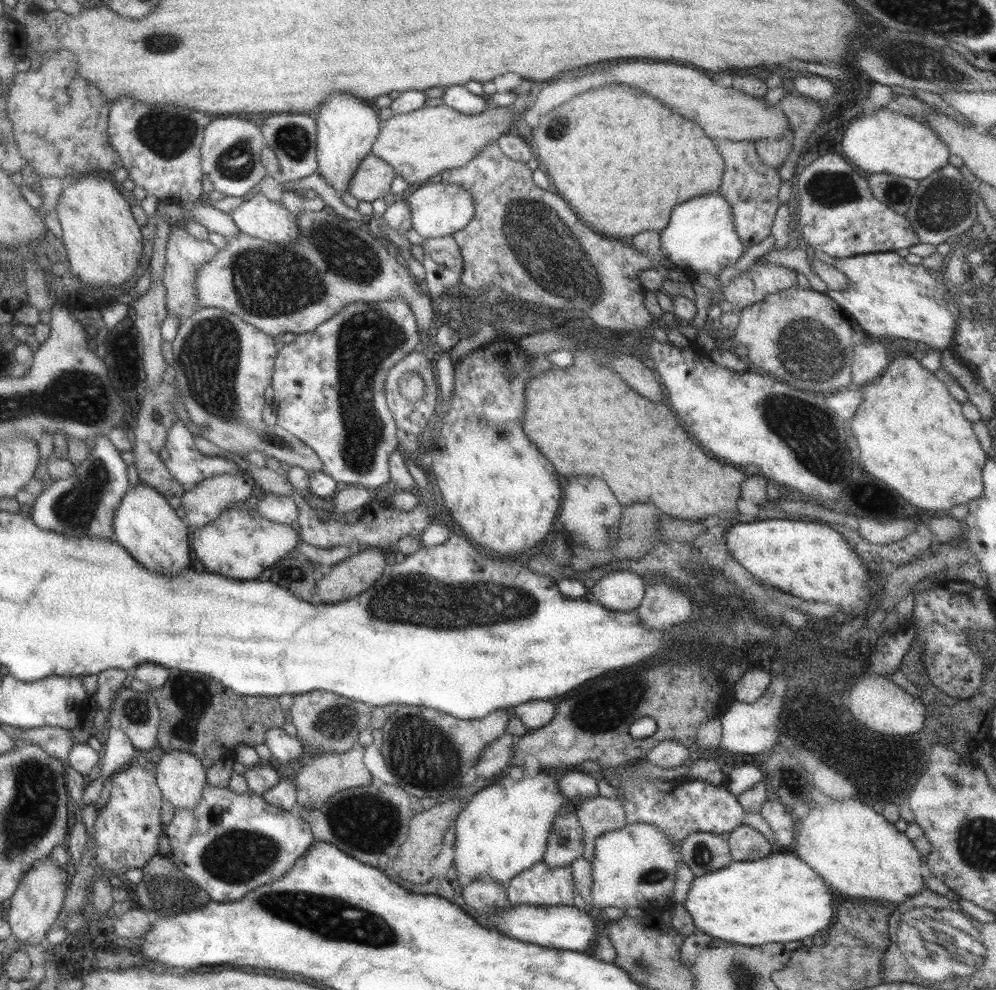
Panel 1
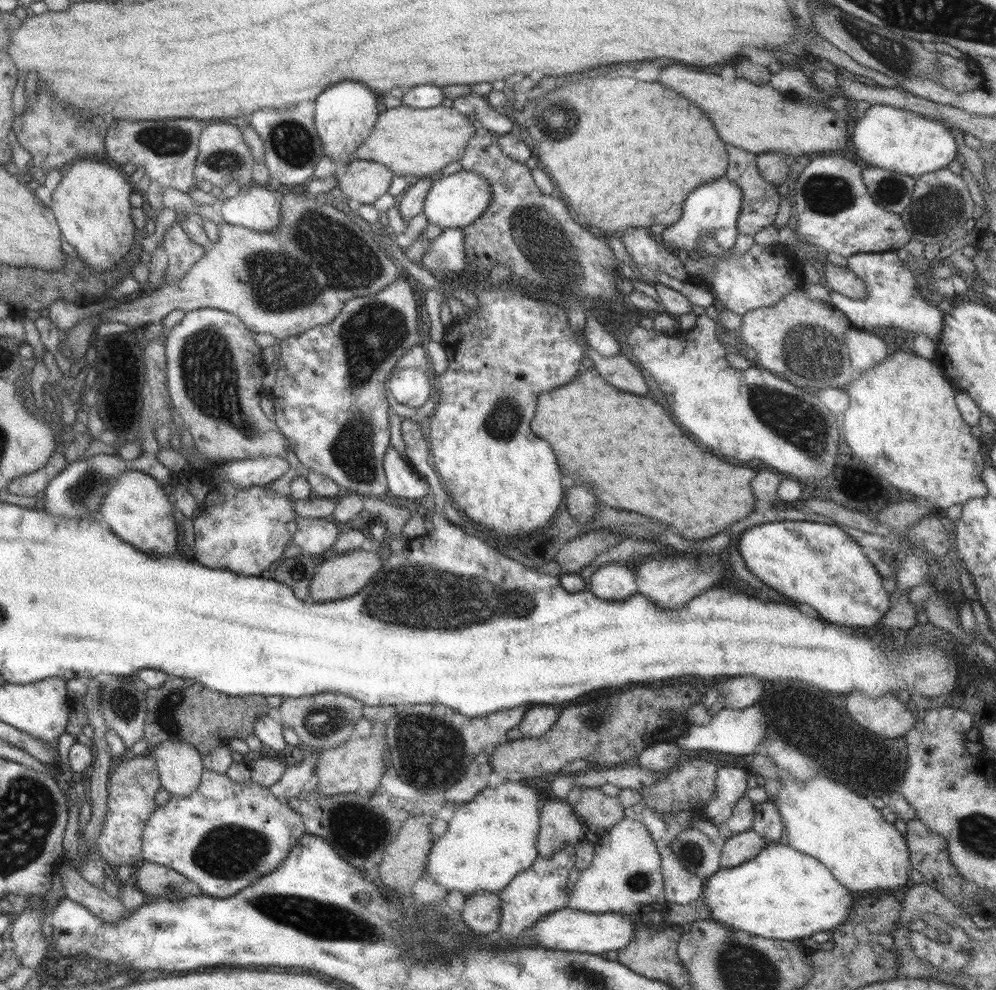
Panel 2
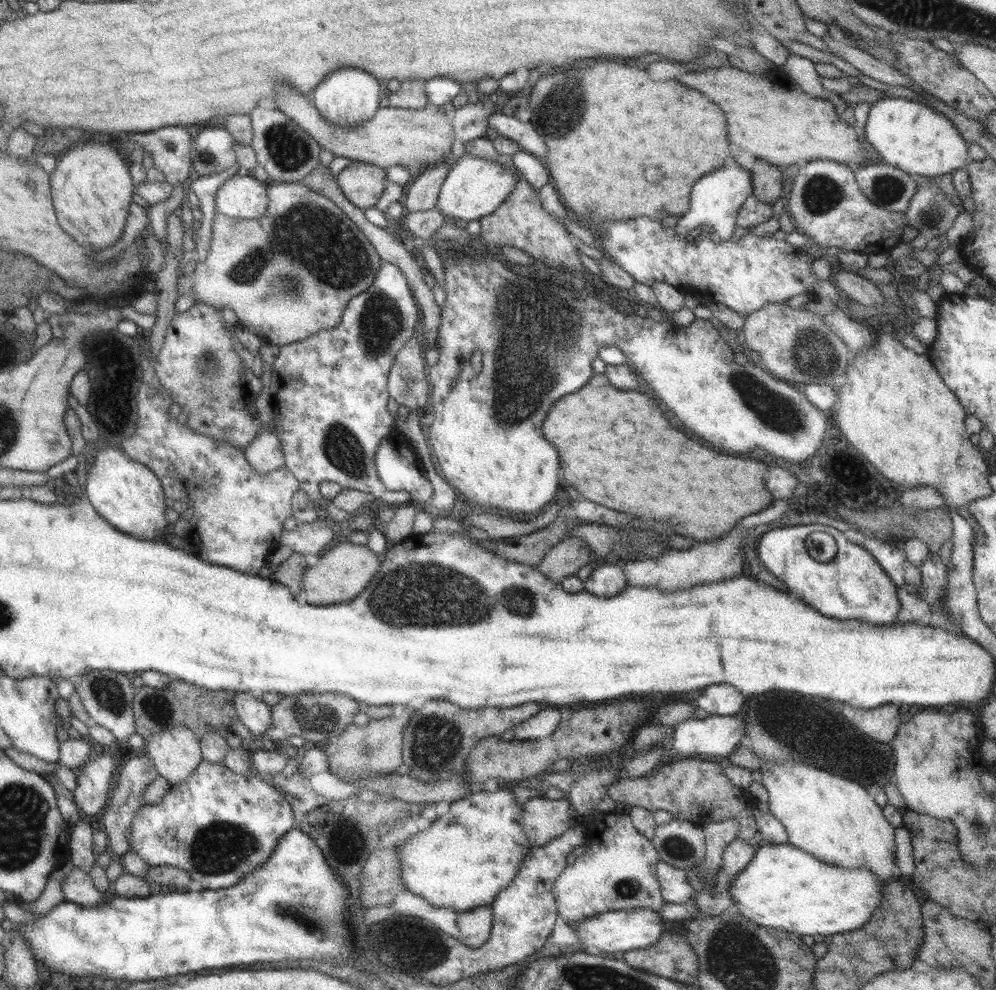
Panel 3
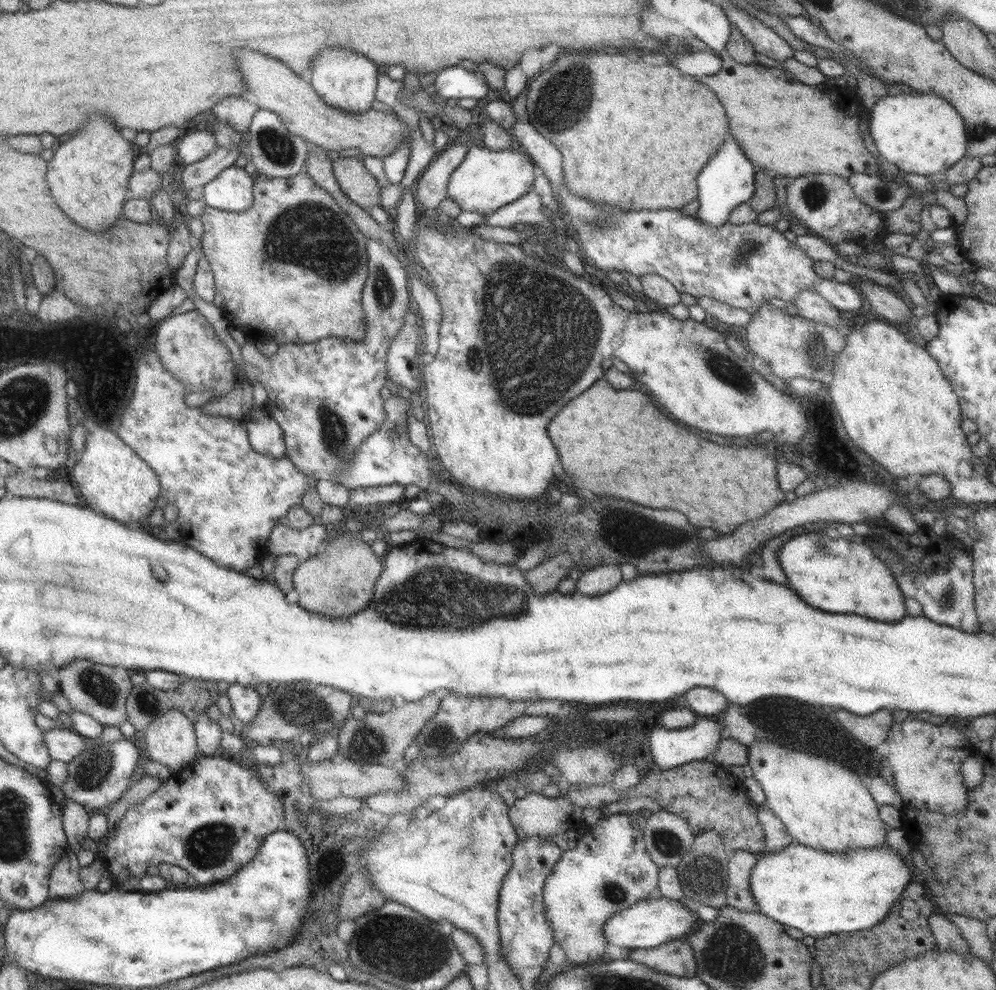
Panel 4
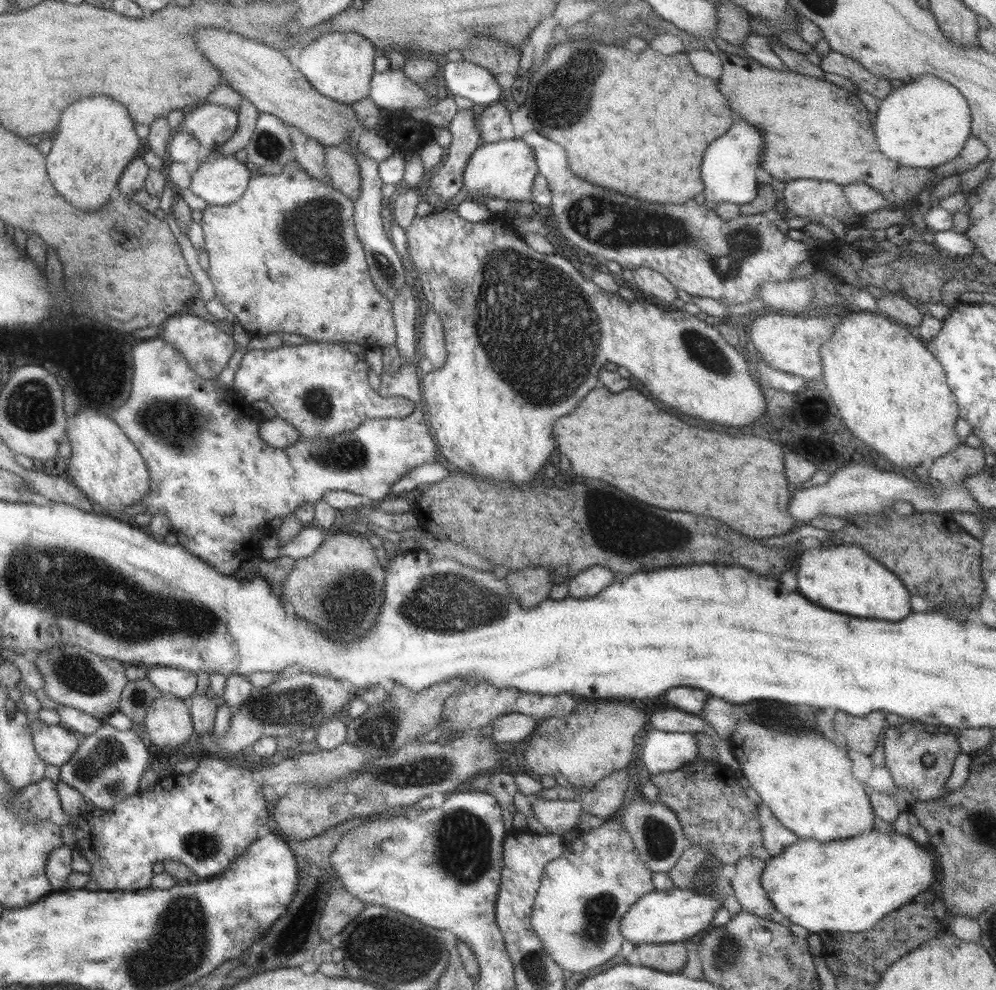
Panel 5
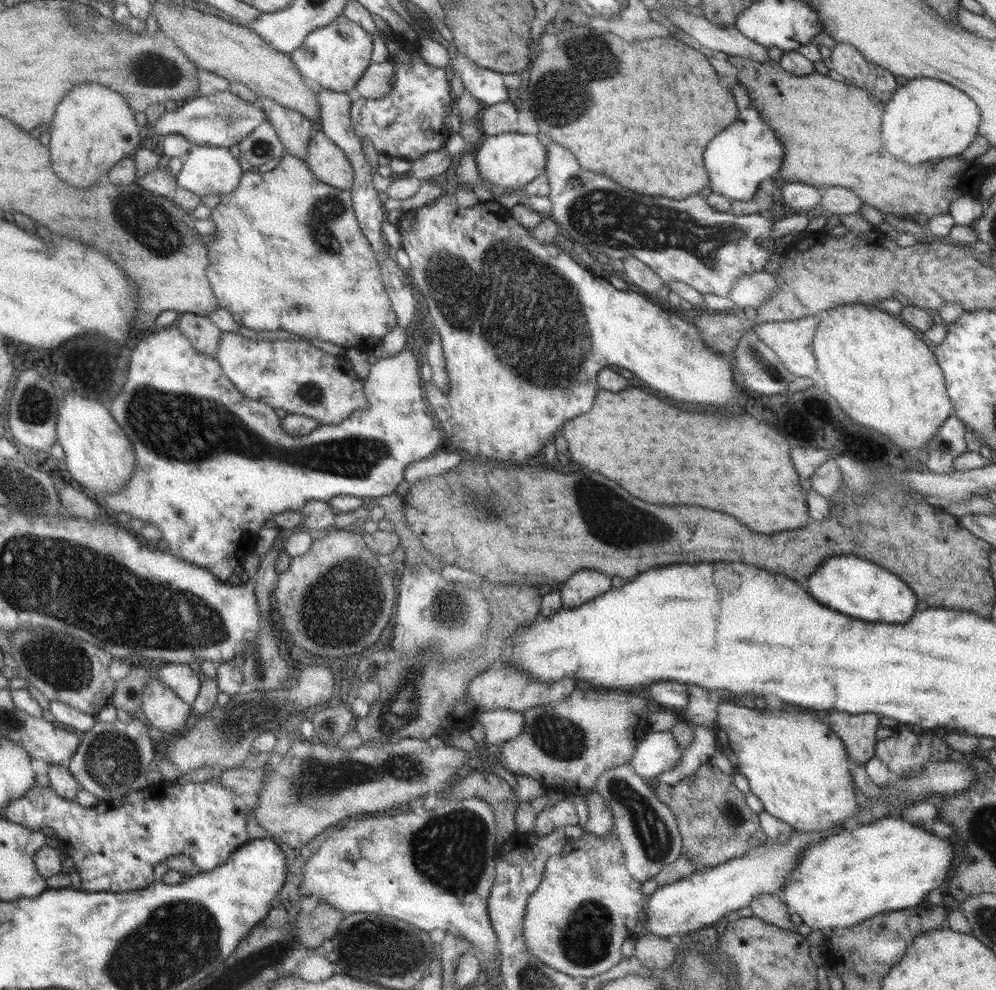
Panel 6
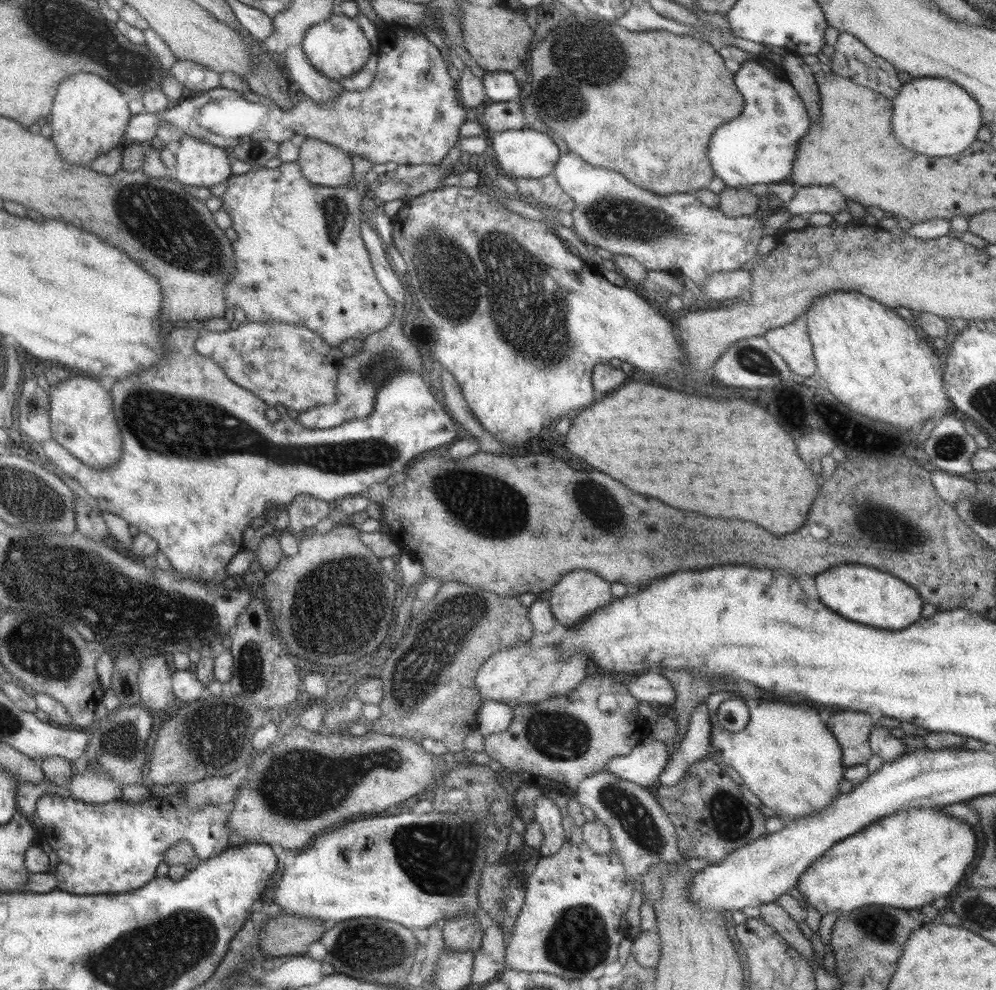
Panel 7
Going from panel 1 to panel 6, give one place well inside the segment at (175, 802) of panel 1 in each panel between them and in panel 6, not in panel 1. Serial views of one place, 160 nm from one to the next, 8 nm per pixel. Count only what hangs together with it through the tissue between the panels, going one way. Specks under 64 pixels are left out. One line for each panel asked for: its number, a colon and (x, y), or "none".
2: (179, 765)
3: (174, 753)
4: (170, 740)
5: (167, 722)
6: (162, 708)

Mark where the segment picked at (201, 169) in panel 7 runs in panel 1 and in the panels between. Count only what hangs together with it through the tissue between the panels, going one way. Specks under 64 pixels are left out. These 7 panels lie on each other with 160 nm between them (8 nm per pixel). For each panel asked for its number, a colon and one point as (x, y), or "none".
1: (256, 216)
2: (255, 207)
3: (245, 197)
4: (231, 190)
5: (219, 180)
6: (206, 170)

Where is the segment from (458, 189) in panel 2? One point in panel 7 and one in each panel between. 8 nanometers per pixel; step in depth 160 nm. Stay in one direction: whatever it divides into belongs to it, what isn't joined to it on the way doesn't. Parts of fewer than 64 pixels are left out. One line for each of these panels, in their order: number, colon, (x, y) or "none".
3: (473, 187)
4: (485, 180)
5: (505, 169)
6: (511, 160)
7: (529, 153)

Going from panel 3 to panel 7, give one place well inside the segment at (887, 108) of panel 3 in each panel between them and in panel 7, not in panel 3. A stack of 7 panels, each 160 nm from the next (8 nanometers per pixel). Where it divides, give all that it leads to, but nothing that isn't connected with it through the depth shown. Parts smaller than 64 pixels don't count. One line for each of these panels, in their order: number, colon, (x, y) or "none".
4: (919, 132)
5: (921, 124)
6: (926, 118)
7: (932, 116)

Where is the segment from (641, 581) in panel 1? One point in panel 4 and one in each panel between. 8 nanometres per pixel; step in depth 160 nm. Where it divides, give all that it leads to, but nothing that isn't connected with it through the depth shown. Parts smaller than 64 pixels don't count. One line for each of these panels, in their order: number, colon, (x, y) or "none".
2: (613, 581)
3: (607, 580)
4: (600, 579)

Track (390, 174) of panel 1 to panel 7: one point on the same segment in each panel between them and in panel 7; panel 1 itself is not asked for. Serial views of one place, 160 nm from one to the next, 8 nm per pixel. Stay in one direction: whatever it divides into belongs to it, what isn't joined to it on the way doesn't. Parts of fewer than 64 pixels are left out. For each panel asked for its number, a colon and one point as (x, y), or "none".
2: (362, 181)
3: (362, 184)
4: (360, 186)
5: (341, 166)
6: (326, 161)
7: (321, 163)

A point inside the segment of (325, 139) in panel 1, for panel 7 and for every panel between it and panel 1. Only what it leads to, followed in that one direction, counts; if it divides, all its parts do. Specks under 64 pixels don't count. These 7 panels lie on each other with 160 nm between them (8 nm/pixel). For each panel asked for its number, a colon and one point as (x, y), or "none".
2: (344, 114)
3: (348, 97)
4: (344, 79)
5: (339, 66)
6: (333, 57)
7: (336, 48)

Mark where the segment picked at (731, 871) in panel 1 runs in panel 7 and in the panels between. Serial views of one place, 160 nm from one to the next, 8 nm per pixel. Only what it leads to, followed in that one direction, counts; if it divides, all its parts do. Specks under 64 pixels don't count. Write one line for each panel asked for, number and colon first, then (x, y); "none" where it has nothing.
2: (780, 893)
3: (784, 888)
4: (820, 894)
5: (846, 885)
6: (887, 864)
7: (907, 859)

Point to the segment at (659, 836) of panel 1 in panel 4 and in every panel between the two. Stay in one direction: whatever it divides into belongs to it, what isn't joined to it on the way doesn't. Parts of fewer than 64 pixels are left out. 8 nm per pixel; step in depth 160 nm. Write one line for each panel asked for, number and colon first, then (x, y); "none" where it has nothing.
2: (625, 874)
3: (617, 871)
4: (609, 869)

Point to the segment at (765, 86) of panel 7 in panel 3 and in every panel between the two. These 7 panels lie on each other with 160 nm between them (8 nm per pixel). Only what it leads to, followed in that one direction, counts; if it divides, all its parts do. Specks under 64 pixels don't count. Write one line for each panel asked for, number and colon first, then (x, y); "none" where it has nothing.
3: (716, 197)
4: (727, 180)
5: (728, 171)
6: (745, 153)

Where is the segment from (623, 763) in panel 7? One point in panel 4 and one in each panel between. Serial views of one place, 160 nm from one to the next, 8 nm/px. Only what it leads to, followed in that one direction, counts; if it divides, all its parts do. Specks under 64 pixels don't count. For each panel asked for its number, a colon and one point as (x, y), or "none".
4: (670, 749)
5: (662, 751)
6: (656, 752)

